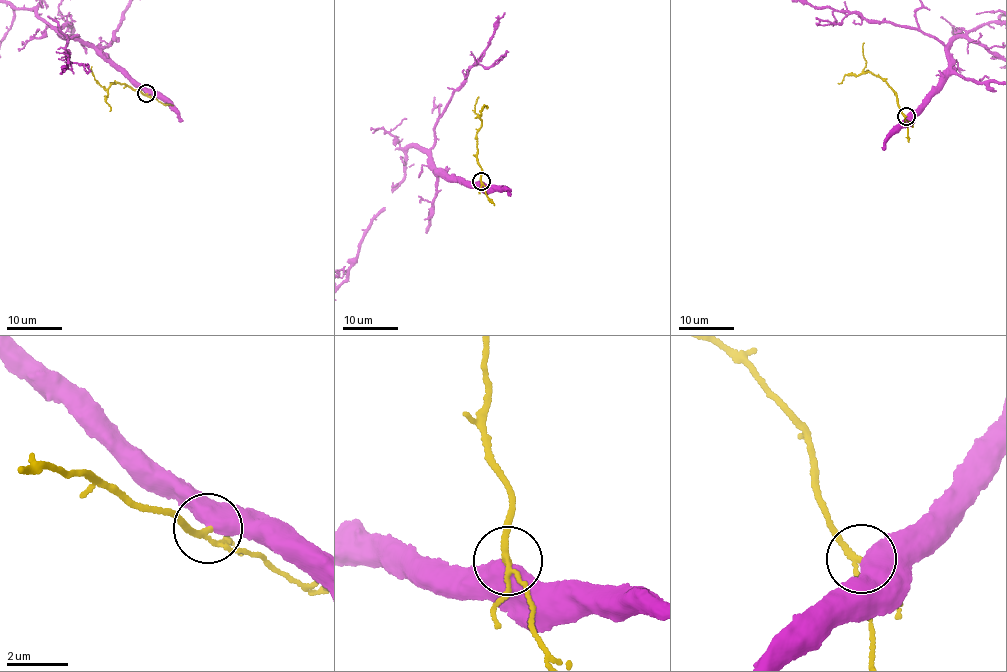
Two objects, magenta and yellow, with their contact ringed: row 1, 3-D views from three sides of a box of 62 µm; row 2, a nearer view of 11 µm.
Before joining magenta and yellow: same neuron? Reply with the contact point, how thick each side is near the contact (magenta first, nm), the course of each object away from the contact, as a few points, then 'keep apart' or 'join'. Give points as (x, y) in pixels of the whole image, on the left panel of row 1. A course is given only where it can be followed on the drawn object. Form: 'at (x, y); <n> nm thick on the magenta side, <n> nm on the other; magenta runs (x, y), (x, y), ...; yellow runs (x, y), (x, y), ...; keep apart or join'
at (146, 93); 700 nm thick on the magenta side, 140 nm on the other; yellow runs (147, 94), (122, 83), (112, 84), (105, 88), (94, 78), (91, 66); join

